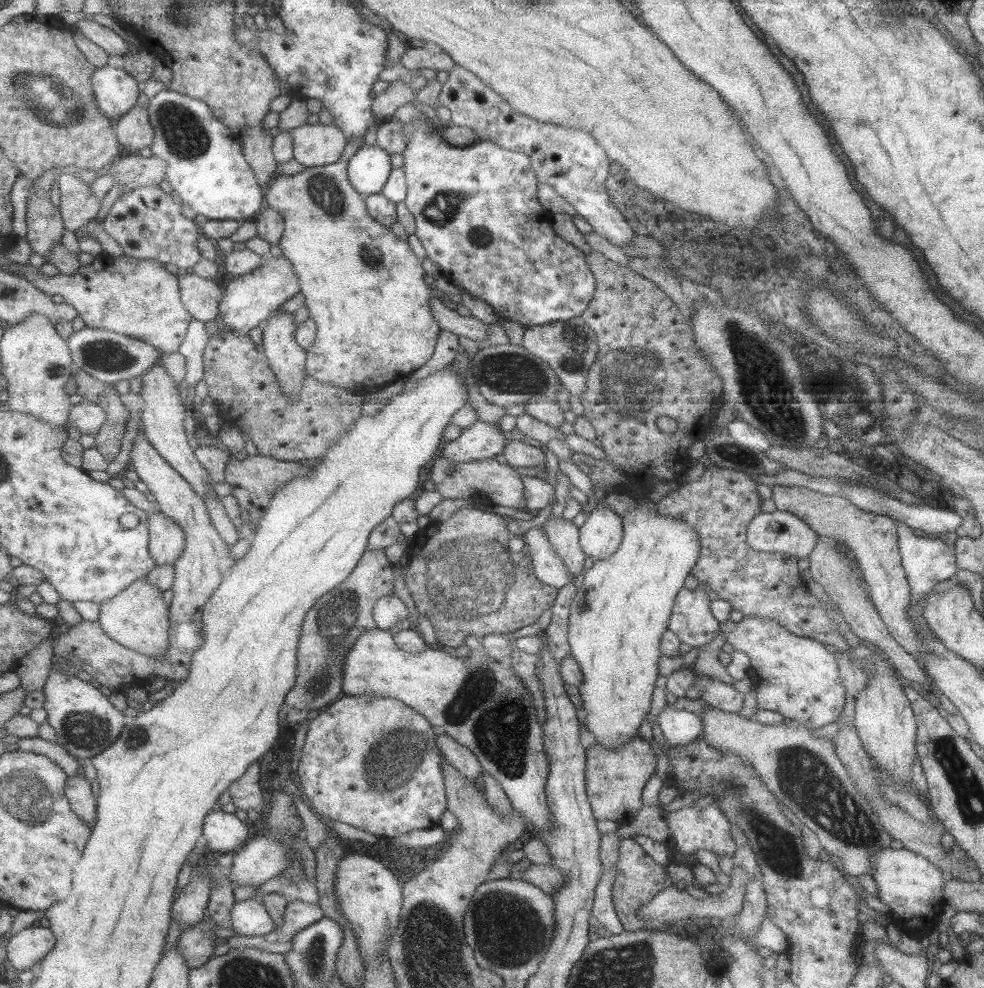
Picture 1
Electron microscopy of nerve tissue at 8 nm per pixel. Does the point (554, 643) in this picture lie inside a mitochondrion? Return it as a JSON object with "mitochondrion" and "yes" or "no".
{"mitochondrion":"no"}

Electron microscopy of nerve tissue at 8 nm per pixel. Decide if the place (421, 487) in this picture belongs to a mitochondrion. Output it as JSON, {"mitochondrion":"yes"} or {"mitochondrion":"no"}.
{"mitochondrion":"no"}

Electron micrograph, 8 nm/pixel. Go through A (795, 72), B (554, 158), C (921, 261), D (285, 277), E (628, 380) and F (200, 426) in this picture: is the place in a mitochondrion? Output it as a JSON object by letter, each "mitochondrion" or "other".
{"A":"other","B":"other","C":"other","D":"other","E":"mitochondrion","F":"other"}

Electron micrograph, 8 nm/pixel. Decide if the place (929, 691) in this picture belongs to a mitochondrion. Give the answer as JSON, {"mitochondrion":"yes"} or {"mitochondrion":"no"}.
{"mitochondrion":"no"}

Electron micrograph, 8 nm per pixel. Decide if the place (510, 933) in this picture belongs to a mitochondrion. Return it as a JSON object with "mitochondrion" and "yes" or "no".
{"mitochondrion":"yes"}

